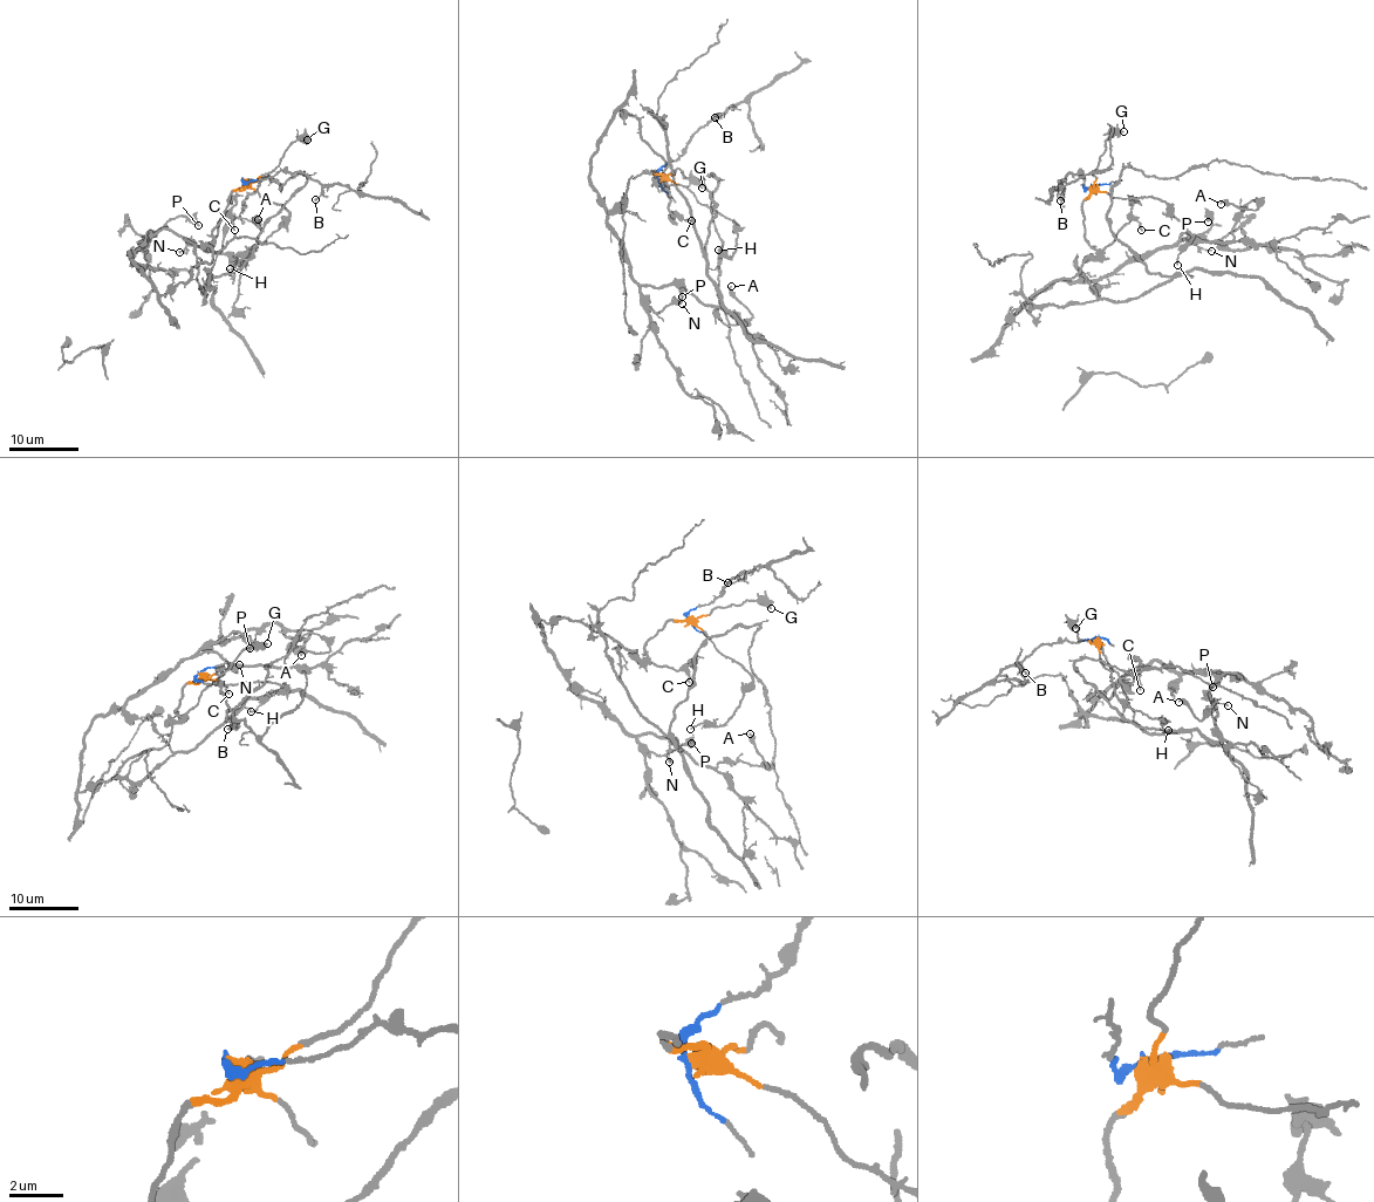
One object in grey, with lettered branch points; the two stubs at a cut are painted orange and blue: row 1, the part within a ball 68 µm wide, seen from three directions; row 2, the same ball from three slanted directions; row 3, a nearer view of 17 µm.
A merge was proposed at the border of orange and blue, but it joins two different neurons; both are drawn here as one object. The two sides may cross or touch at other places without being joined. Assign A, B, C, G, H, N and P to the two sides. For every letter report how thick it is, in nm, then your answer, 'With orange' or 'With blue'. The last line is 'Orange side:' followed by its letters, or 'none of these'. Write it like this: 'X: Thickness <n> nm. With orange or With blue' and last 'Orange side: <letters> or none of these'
A: Thickness 220 nm. With orange
B: Thickness 170 nm. With blue
C: Thickness 80 nm. With orange
G: Thickness 300 nm. With orange
H: Thickness 110 nm. With orange
N: Thickness 110 nm. With orange
P: Thickness 280 nm. With orange
Orange side: A, C, G, H, N, P

